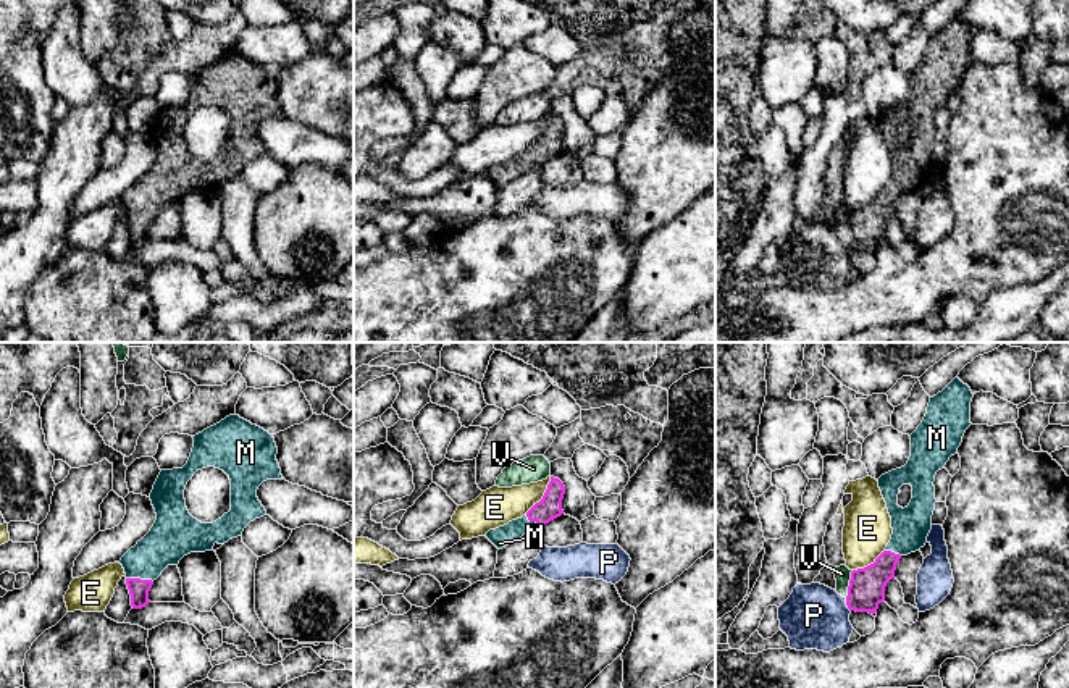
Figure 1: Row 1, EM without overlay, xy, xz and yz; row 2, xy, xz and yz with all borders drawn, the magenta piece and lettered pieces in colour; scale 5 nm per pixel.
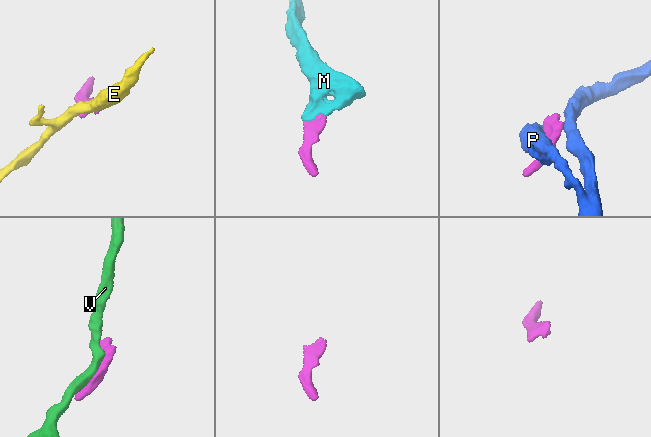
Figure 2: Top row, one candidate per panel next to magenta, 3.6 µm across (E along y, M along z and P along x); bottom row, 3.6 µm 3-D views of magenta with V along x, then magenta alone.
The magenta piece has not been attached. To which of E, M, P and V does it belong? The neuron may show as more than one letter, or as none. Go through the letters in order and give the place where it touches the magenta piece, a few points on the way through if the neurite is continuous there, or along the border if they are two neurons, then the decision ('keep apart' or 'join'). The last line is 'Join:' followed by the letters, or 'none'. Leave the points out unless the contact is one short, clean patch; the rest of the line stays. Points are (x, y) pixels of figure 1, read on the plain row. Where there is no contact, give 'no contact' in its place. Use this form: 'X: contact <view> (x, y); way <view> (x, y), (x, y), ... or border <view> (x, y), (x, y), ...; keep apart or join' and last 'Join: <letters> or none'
E: contact xz (543, 134); border xz (551, 115), (544, 133), (525, 152); keep apart
M: contact xy (139, 217); way xy (138, 226), (139, 217), (141, 207), (170, 178); join
P: contact yz (846, 243); border yz (845, 236), (850, 249); keep apart
V: contact yz (850, 222); keep apart
Join: M

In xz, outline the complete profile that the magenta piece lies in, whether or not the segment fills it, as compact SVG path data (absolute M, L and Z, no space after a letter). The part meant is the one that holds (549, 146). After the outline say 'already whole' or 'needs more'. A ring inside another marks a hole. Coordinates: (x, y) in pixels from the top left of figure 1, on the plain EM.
M551 115L547 128L539 141L536 141L522 157L512 158L504 165L489 168L484 174L502 187L520 178L530 168L543 166L551 158L560 155L565 124L559 116Z | needs more

